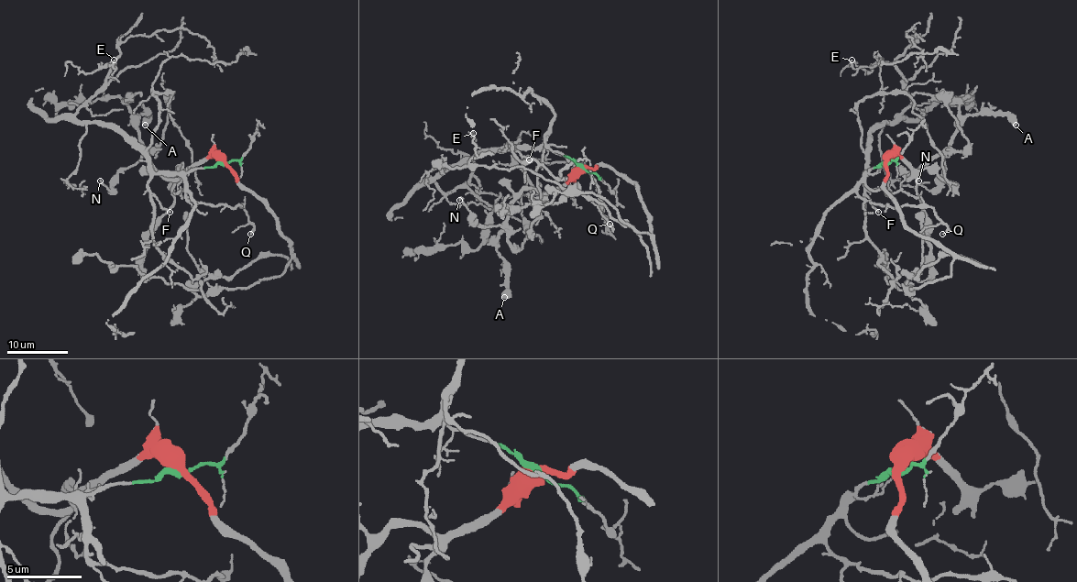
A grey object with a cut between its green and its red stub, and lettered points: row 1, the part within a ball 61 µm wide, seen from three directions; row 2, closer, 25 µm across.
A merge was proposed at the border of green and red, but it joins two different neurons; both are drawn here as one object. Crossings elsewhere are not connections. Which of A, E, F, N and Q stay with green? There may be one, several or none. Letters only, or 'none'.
E, F, Q

